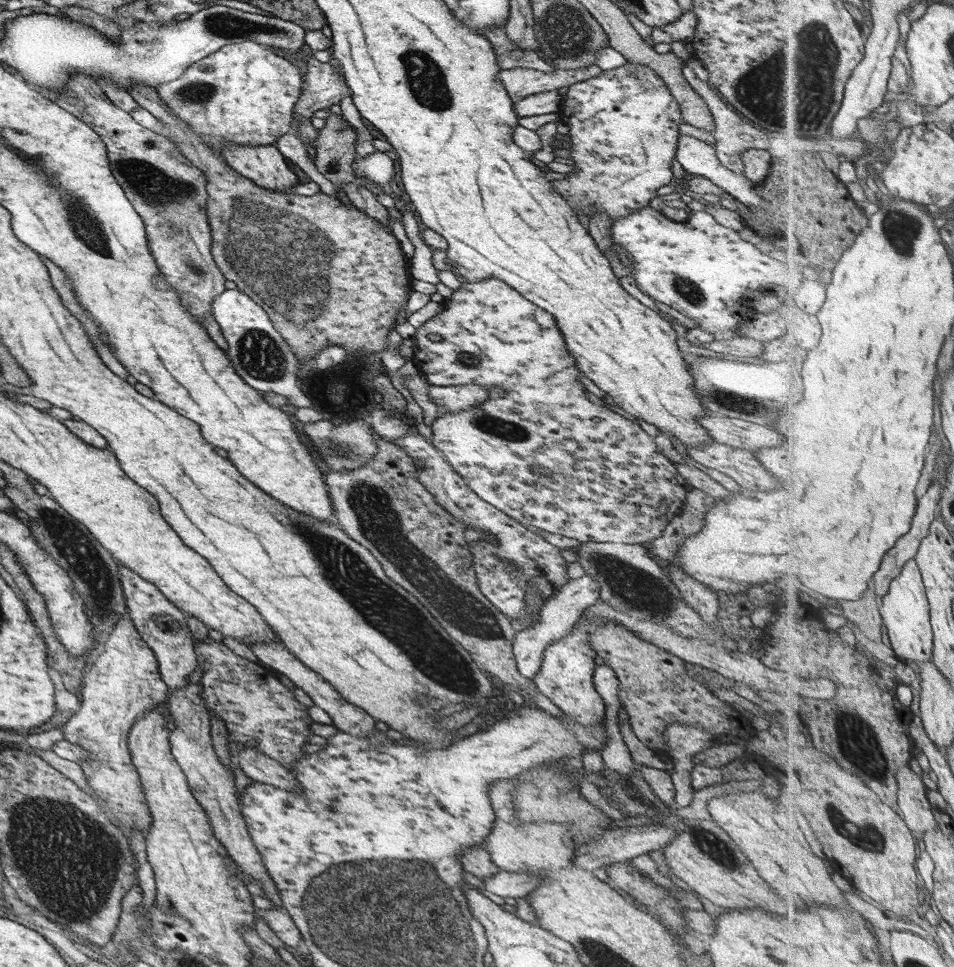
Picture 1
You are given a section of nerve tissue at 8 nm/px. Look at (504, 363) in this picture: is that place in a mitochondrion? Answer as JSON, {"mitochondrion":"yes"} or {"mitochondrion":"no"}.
{"mitochondrion":"no"}

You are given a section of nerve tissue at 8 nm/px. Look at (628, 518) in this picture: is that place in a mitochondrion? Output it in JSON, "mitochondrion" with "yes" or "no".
{"mitochondrion":"no"}

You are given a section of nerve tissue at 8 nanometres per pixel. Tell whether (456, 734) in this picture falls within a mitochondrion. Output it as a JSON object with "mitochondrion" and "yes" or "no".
{"mitochondrion":"no"}

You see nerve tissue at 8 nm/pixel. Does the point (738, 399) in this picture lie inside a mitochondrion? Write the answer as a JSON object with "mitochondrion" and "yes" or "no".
{"mitochondrion":"yes"}

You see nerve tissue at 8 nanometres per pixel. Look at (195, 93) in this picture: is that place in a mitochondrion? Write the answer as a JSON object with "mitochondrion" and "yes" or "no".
{"mitochondrion":"yes"}

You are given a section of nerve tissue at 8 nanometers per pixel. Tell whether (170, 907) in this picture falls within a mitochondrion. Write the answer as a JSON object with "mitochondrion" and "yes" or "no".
{"mitochondrion":"no"}

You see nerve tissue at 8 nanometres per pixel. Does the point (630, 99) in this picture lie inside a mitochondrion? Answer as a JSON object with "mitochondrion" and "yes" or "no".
{"mitochondrion":"no"}

